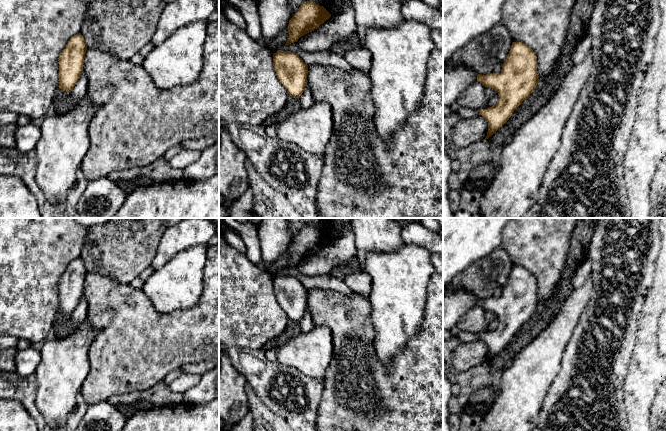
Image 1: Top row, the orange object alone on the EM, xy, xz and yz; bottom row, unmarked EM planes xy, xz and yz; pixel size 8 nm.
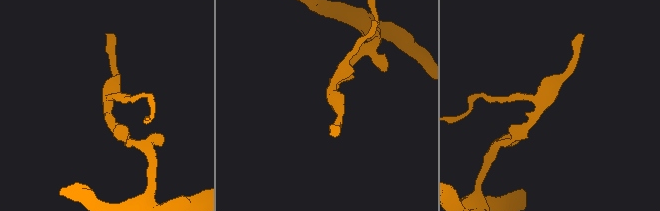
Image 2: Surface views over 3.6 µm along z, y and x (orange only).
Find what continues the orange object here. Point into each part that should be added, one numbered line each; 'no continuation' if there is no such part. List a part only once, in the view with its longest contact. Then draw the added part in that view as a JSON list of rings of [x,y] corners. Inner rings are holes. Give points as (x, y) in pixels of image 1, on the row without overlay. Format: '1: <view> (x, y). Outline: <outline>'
no continuation

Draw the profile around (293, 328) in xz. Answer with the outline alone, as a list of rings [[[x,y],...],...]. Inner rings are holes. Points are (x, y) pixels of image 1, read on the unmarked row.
[[[288,320],[285,331],[267,343],[263,350],[268,351],[270,349],[276,349],[277,347],[287,343],[293,339],[297,334],[301,333],[300,323],[292,320]]]

